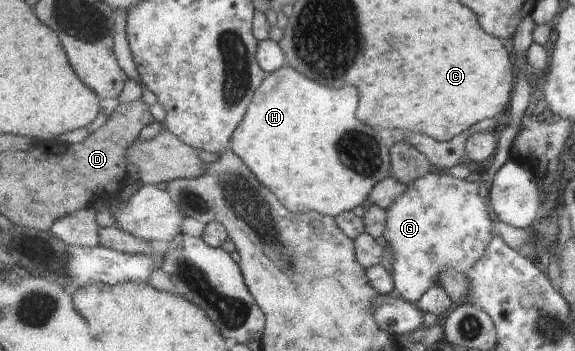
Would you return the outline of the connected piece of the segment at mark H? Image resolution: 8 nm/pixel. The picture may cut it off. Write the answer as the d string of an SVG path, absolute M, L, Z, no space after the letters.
M286 65L268 74L263 81L246 117L235 131L231 151L250 168L259 182L269 188L294 214L315 211L336 219L343 213L352 212L355 207L363 207L374 188L392 177L390 141L383 139L377 129L357 119L357 107L357 87L331 89L317 81L311 81L293 67Z

